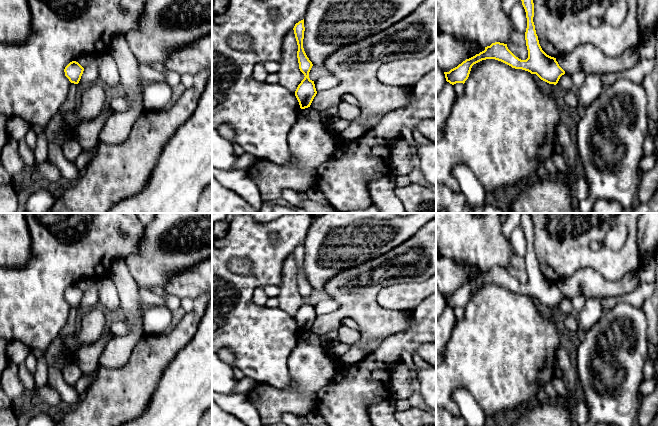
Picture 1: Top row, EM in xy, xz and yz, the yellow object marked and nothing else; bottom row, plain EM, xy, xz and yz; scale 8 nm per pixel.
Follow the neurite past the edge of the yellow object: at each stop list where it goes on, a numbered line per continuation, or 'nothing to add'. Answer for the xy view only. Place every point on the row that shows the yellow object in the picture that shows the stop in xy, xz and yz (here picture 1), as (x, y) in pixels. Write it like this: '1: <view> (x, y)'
nothing to add

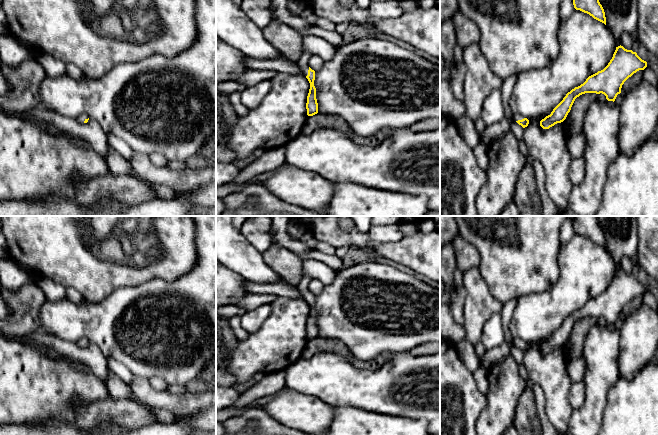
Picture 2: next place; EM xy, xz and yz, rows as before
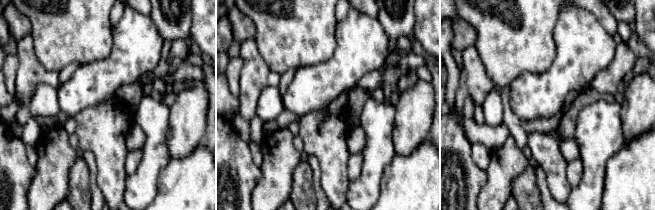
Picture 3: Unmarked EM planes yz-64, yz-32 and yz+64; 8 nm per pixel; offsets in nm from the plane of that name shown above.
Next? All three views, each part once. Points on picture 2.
1: xz (303, 62)

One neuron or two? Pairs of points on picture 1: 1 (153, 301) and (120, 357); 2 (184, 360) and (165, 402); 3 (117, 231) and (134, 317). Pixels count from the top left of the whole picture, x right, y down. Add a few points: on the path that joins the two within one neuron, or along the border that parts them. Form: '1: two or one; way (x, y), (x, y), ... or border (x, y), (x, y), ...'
1: two; border (138, 289), (138, 295), (145, 307)
2: one; way (184, 370), (184, 383), (175, 392)
3: two; border (125, 257), (117, 257), (113, 261), (107, 275)

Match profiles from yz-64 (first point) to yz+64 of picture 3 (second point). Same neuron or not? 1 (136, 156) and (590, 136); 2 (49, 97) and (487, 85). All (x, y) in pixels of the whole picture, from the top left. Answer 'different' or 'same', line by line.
1: different
2: different

